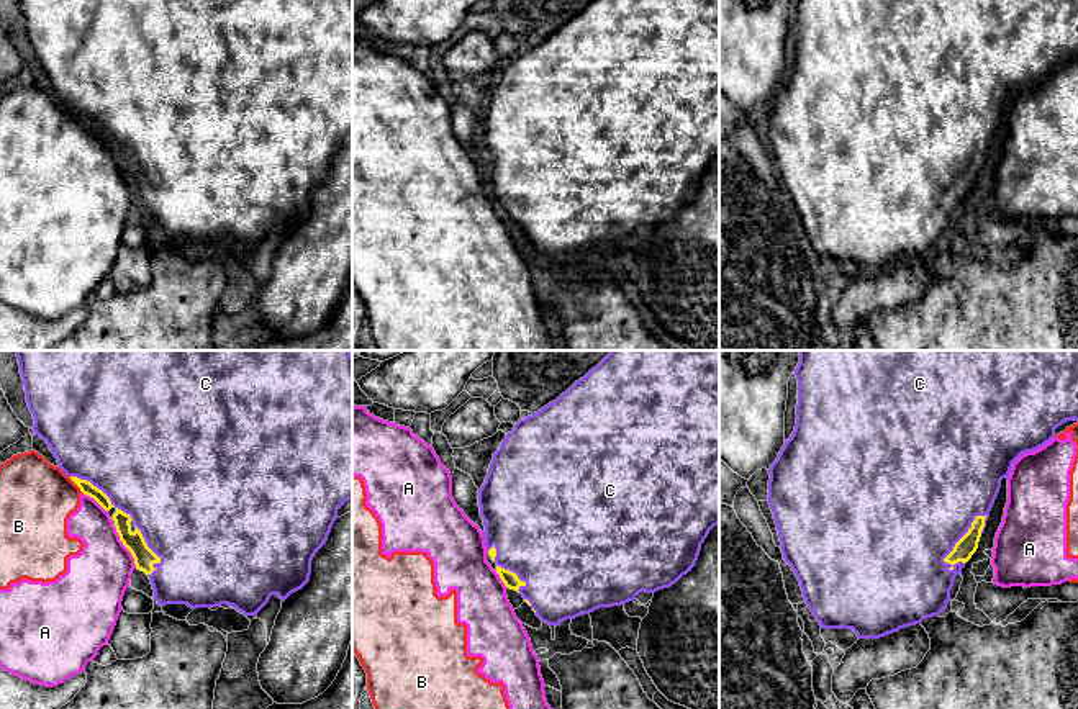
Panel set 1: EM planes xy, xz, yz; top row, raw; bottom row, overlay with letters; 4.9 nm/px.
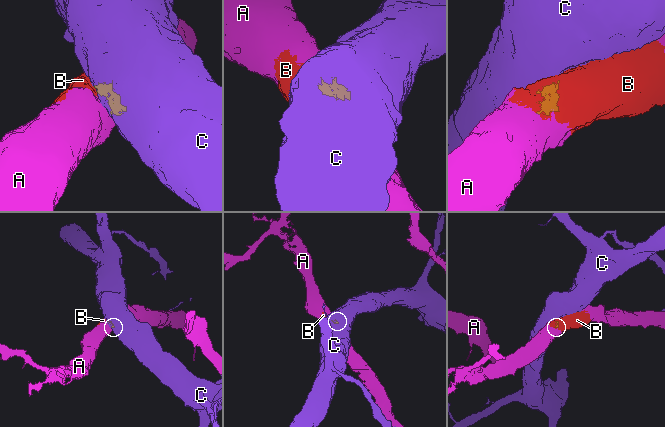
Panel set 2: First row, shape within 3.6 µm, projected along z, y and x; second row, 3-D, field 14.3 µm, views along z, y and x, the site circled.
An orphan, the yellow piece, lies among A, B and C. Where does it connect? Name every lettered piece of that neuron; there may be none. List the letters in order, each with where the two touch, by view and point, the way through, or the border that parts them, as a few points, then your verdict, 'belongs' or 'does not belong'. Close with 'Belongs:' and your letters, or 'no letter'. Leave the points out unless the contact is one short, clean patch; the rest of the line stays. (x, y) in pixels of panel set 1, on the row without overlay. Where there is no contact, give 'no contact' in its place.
A: contact xy (125, 179); does not belong
B: contact xy (76, 117); border xy (69, 110), (82, 125); does not belong
C: contact yz (959, 174); belongs
Belongs: C

